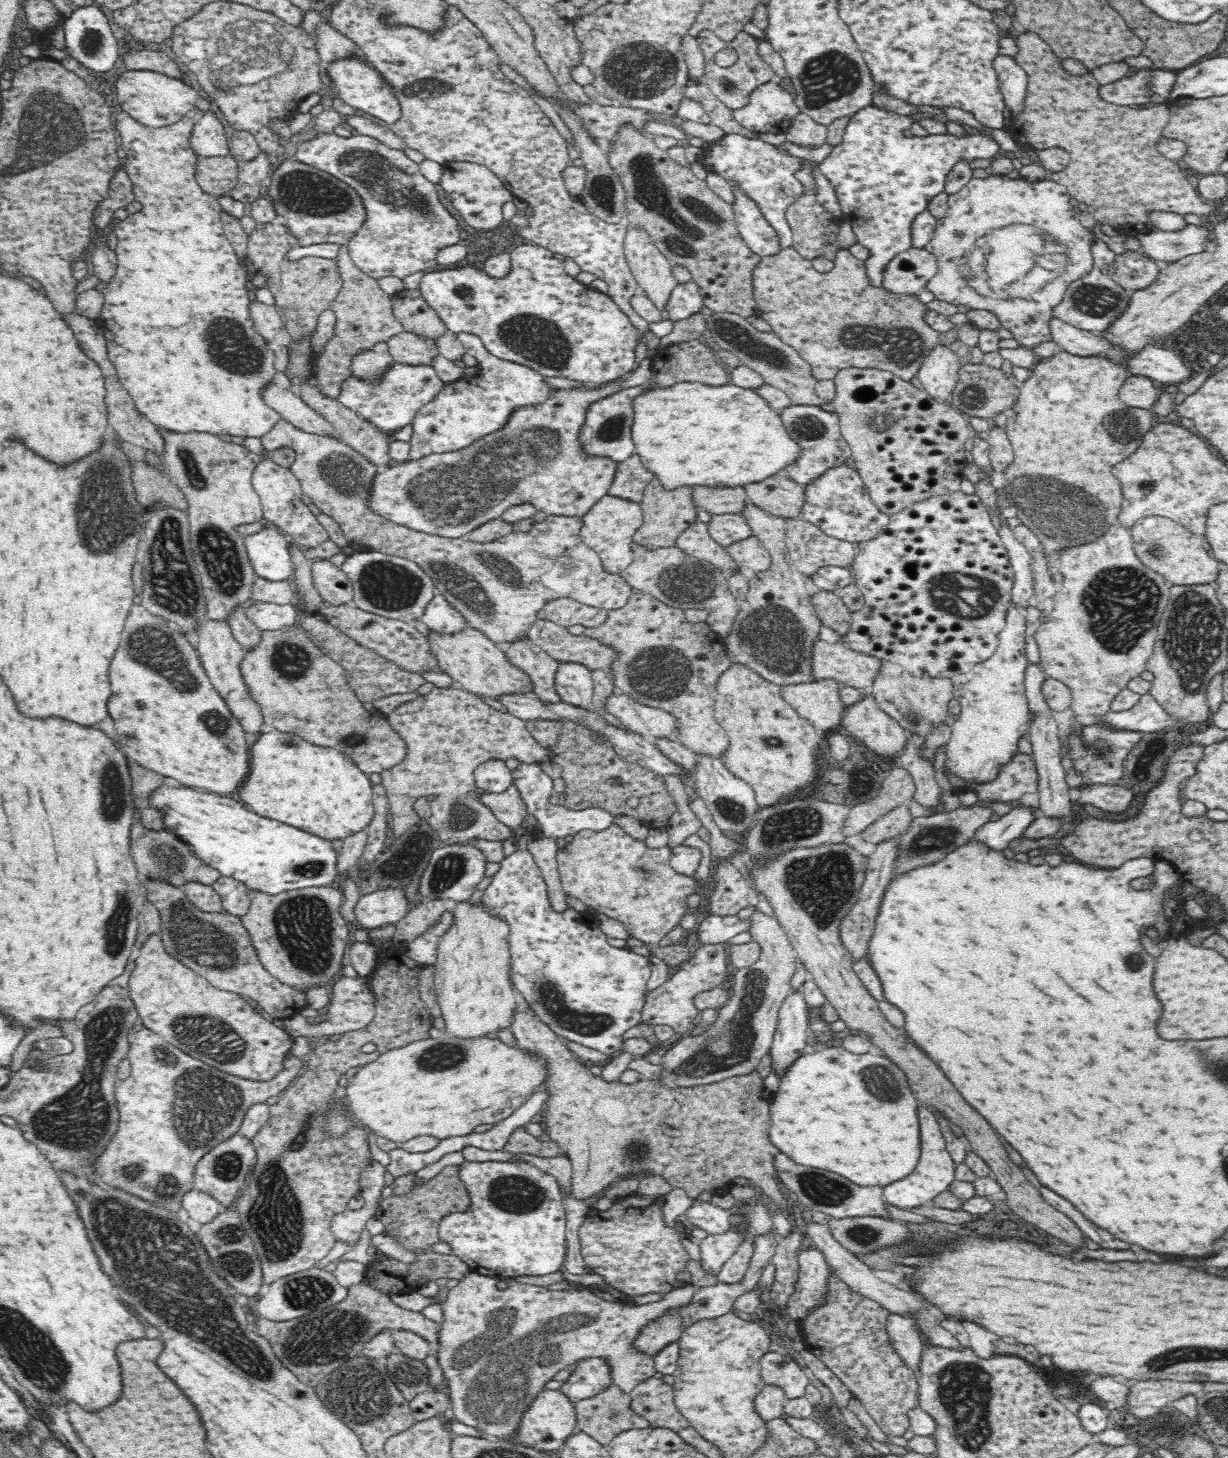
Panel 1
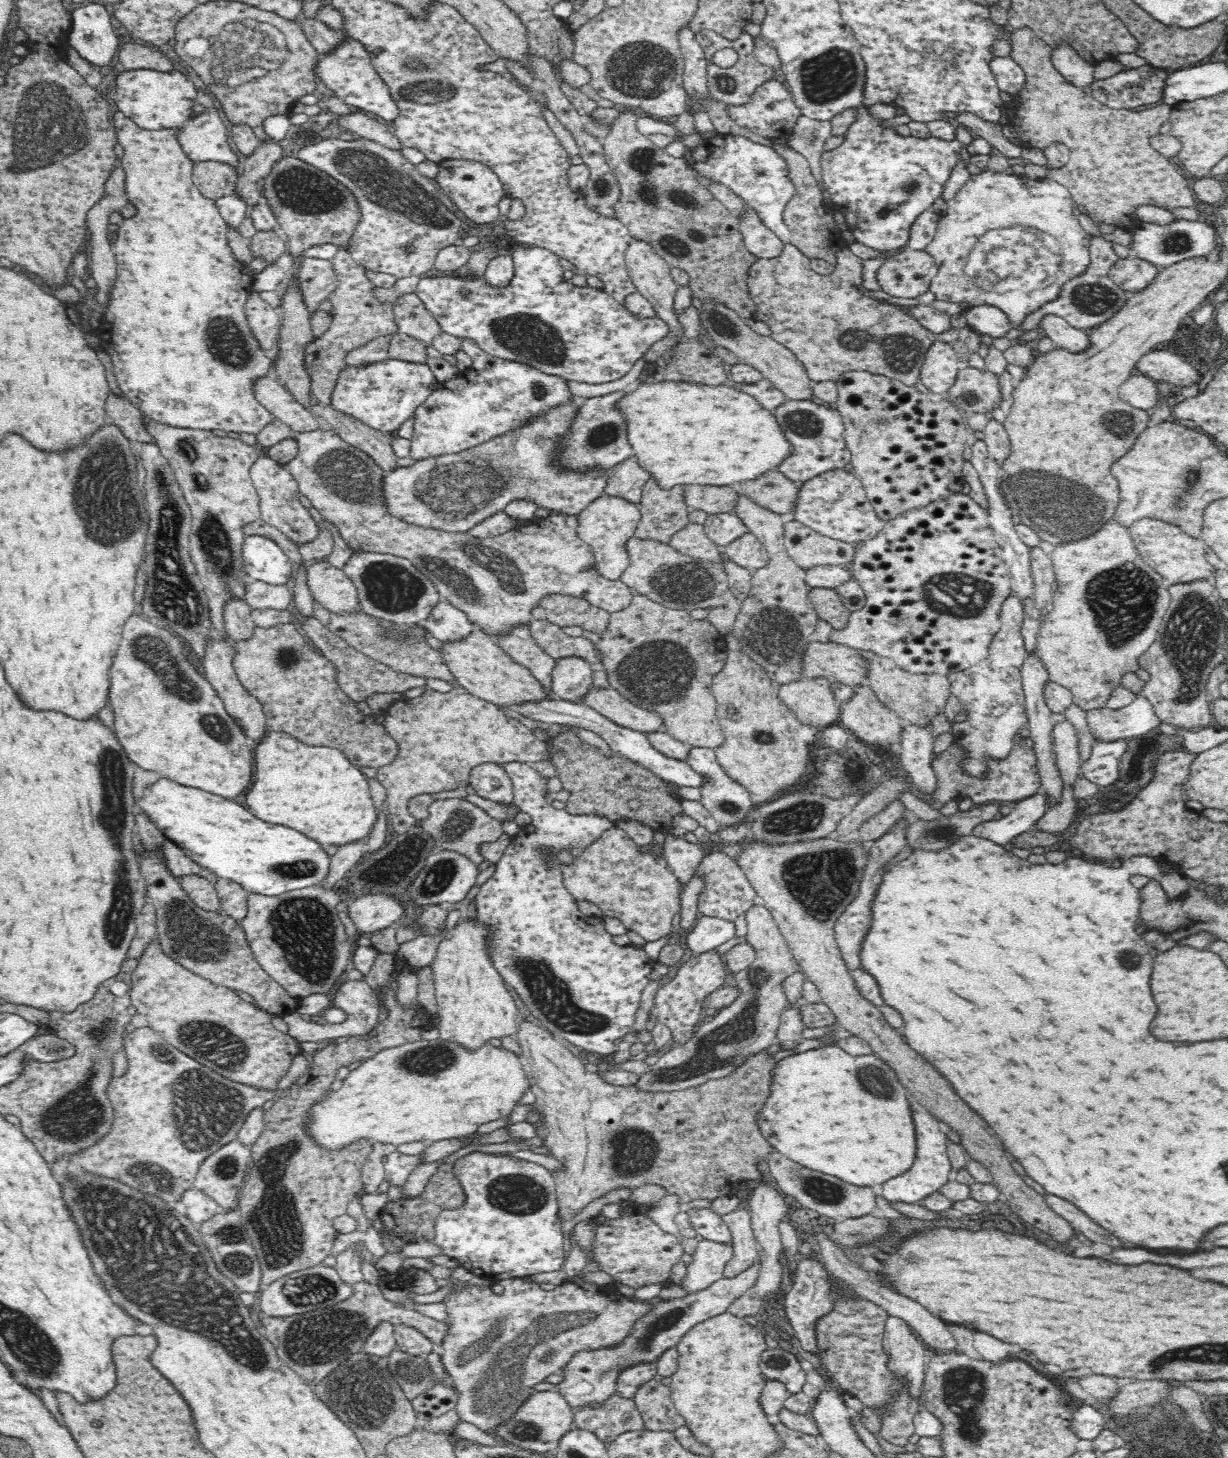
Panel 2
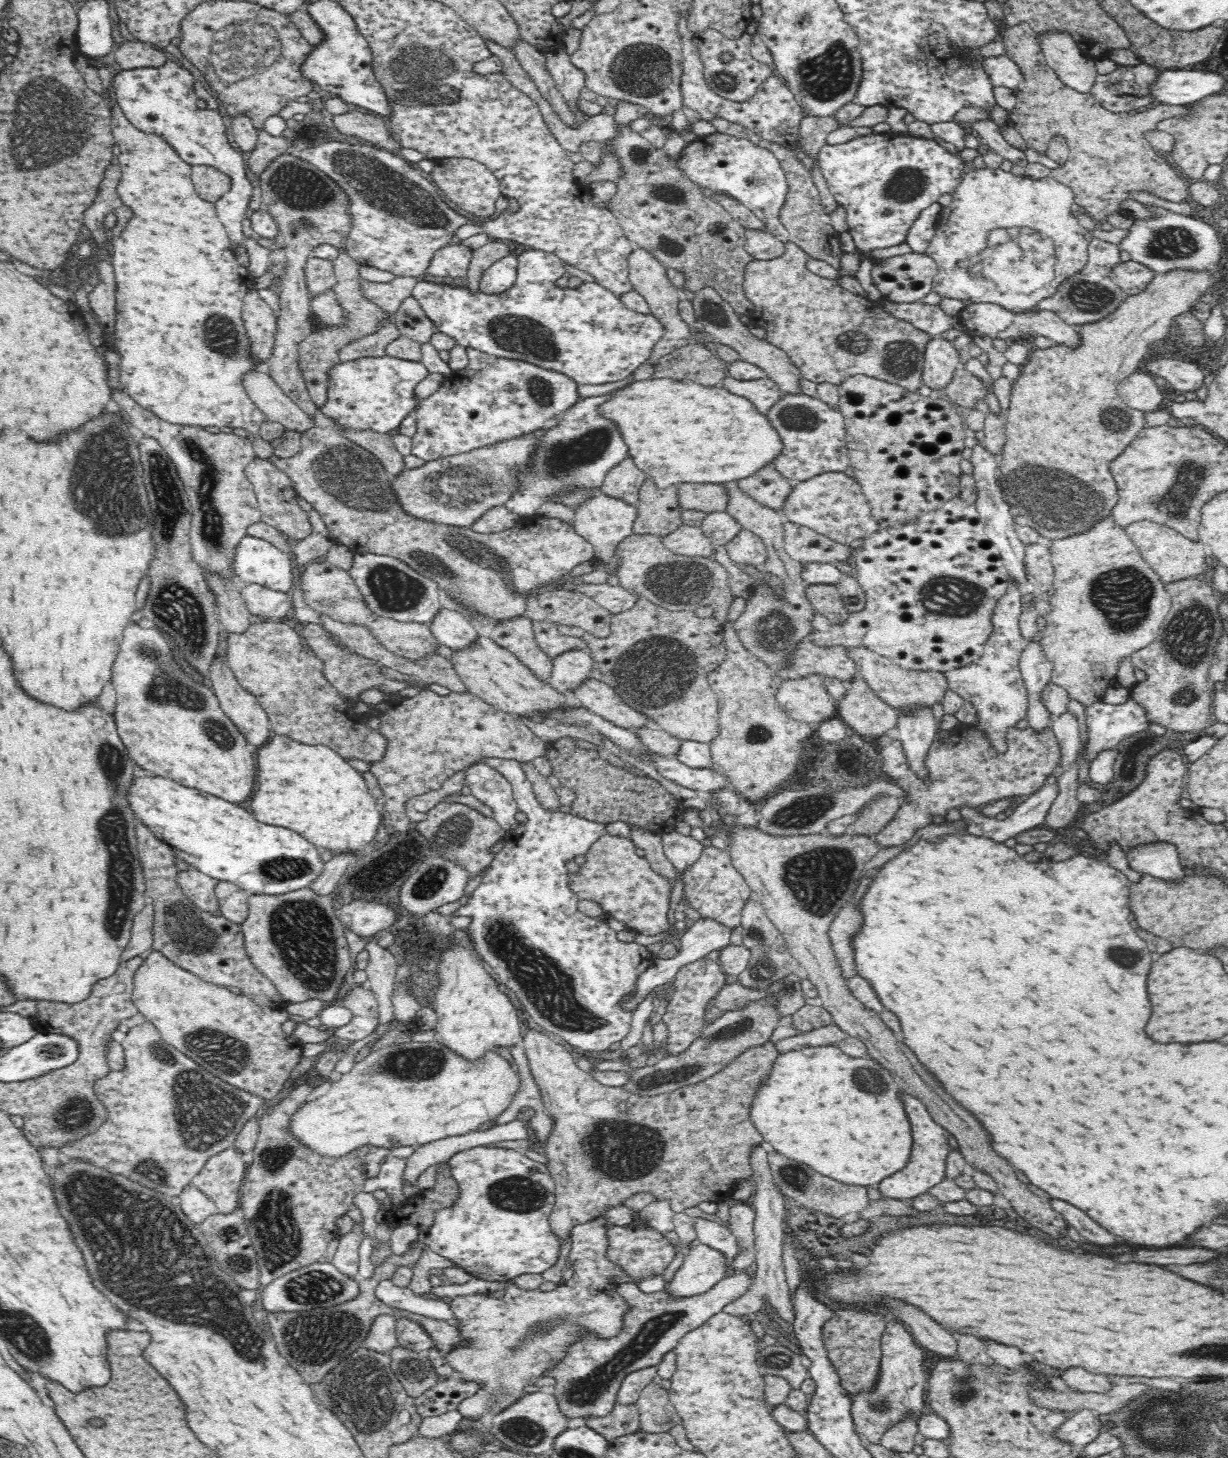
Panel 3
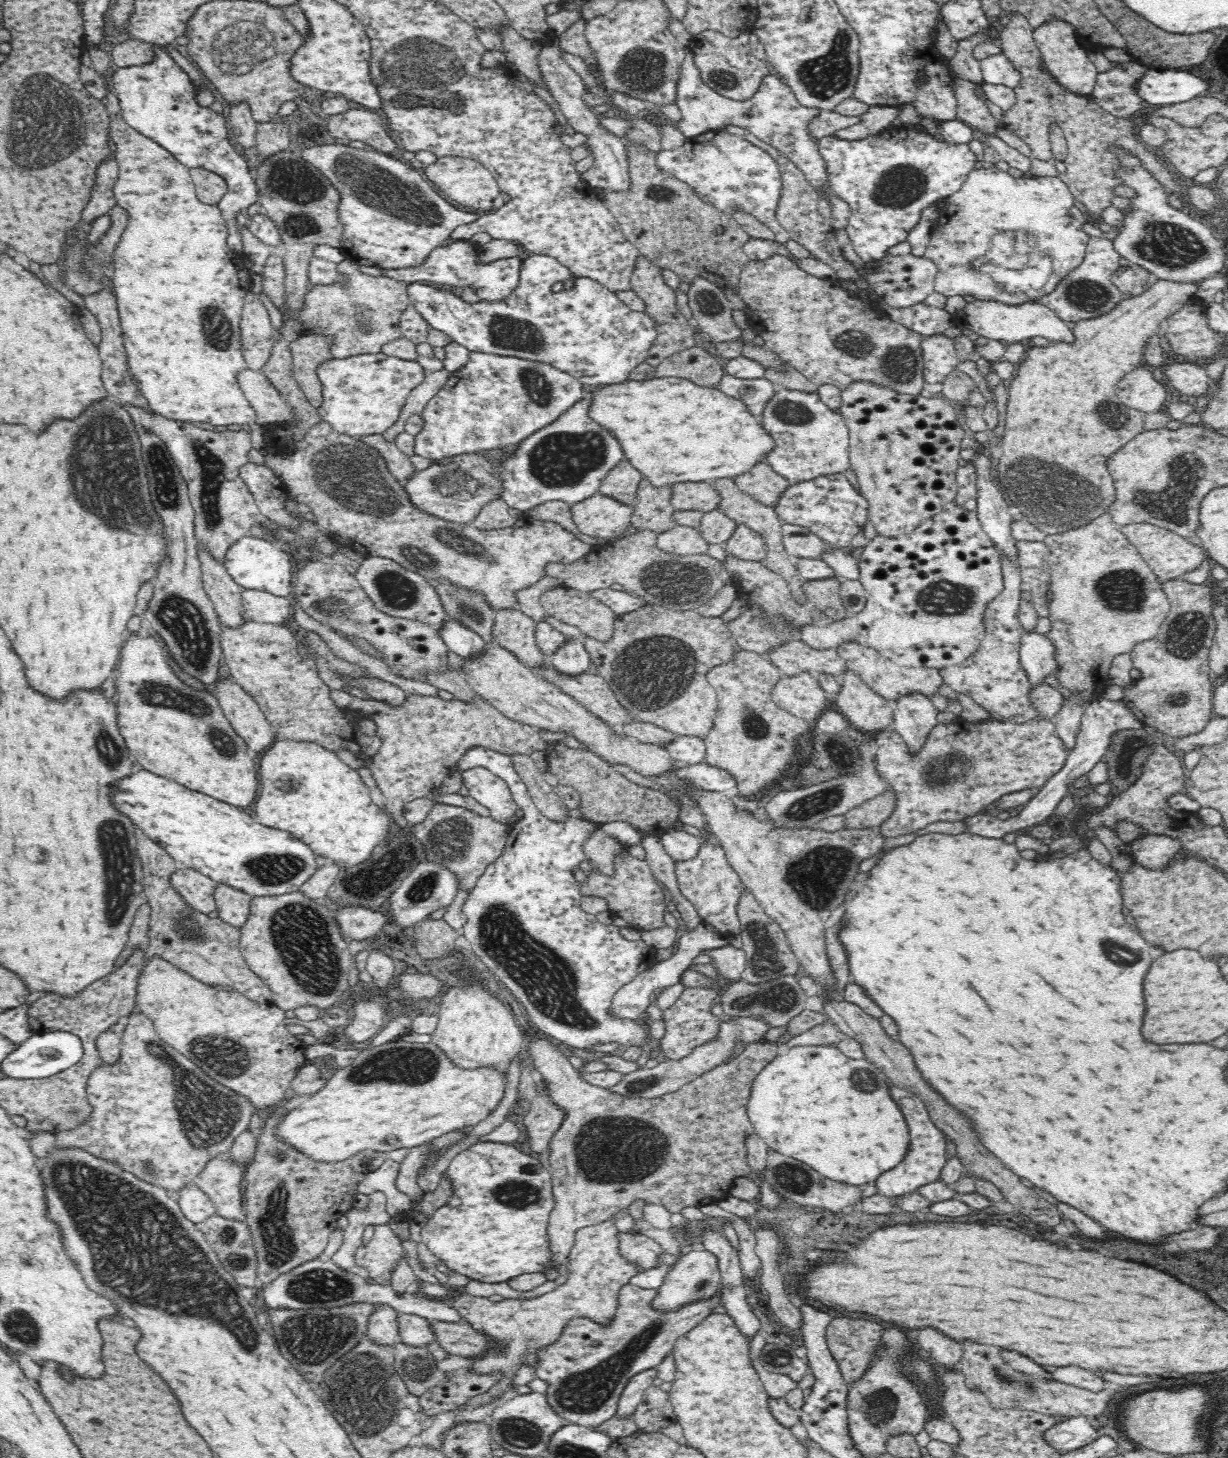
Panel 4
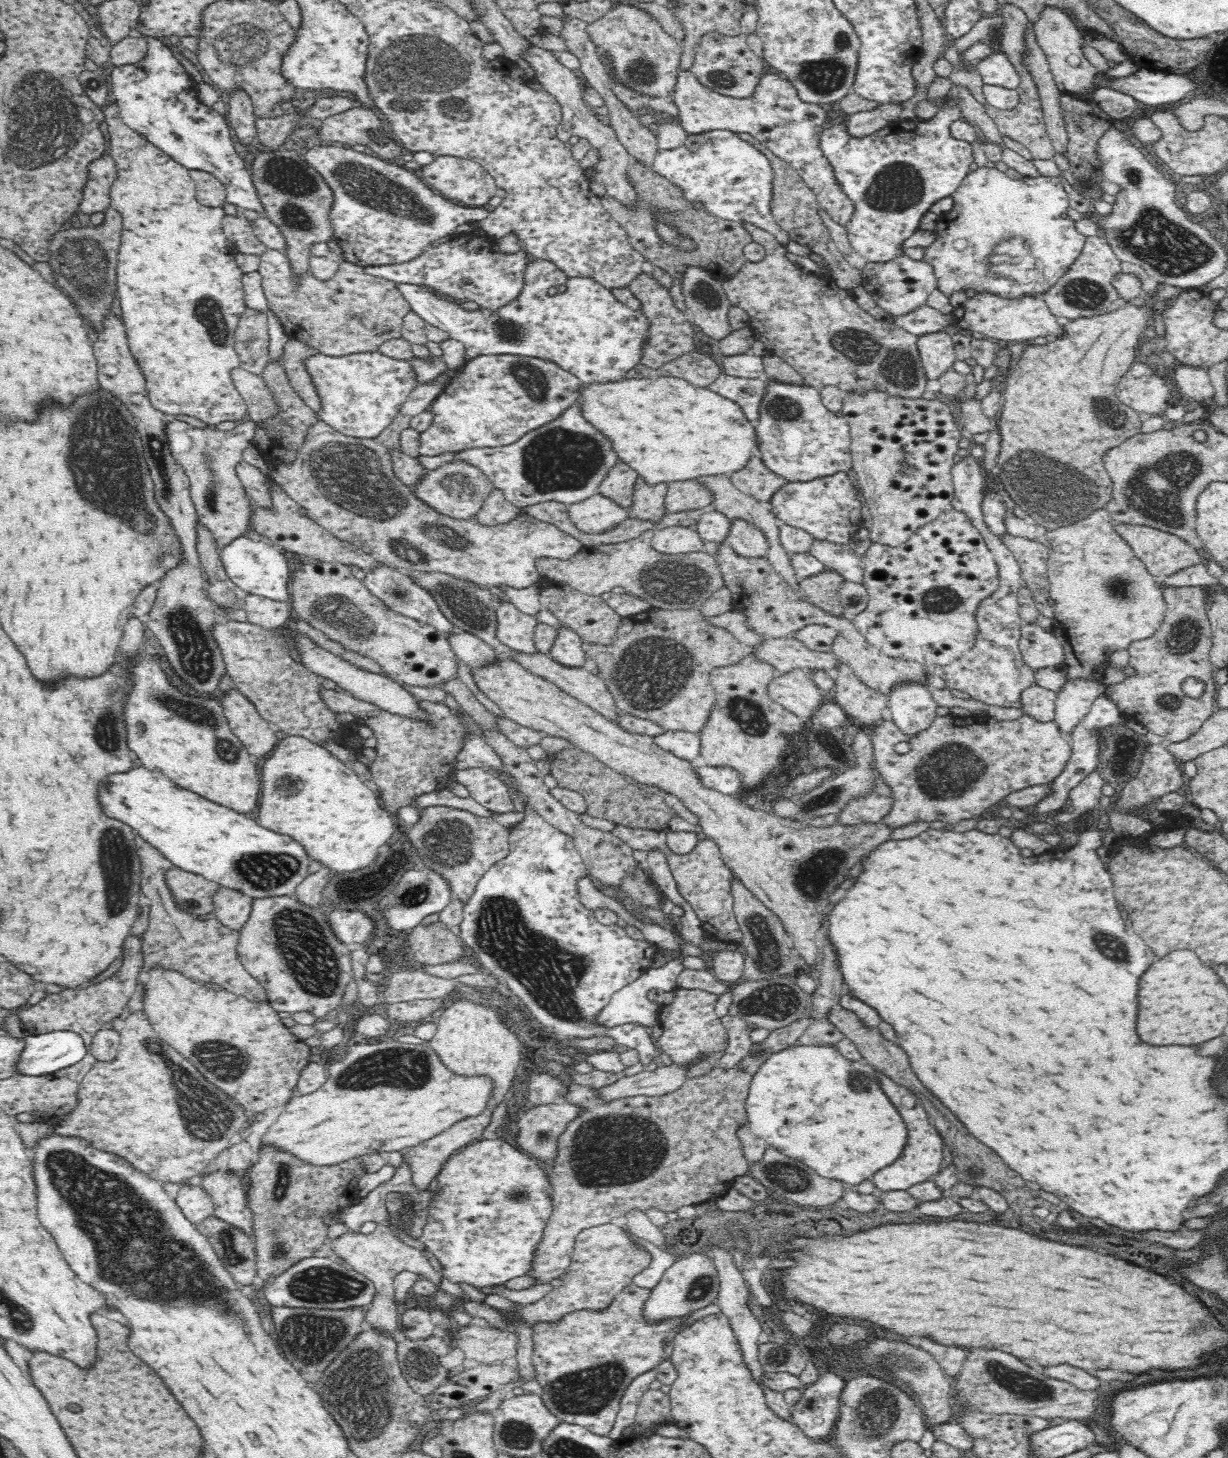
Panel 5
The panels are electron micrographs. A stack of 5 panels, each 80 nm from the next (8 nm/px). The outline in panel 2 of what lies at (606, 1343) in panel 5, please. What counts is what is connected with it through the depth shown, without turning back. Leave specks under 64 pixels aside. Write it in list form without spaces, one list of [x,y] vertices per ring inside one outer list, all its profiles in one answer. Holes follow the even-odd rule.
[[[758,1260],[748,1270],[739,1276],[726,1280],[722,1278],[708,1286],[702,1292],[687,1294],[682,1298],[637,1298],[636,1289],[626,1285],[615,1285],[614,1292],[640,1303],[650,1303],[651,1310],[642,1316],[628,1332],[628,1336],[614,1346],[604,1348],[588,1348],[576,1352],[569,1362],[562,1368],[564,1380],[555,1390],[566,1399],[566,1403],[576,1410],[578,1407],[601,1407],[605,1400],[616,1394],[619,1374],[627,1368],[642,1363],[654,1363],[669,1348],[675,1347],[678,1341],[694,1326],[727,1312],[730,1304],[740,1298],[750,1288],[754,1287],[760,1271]]]

